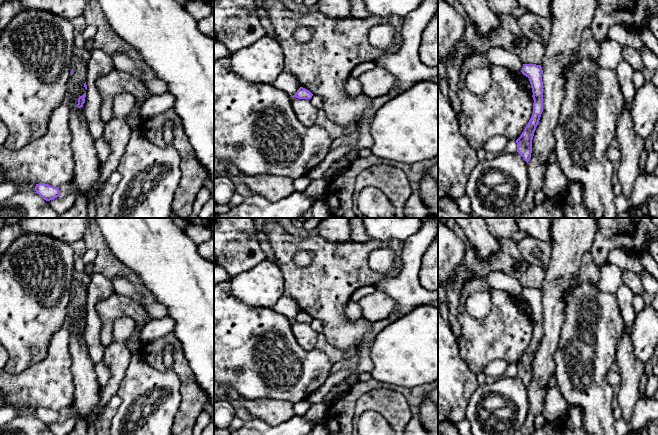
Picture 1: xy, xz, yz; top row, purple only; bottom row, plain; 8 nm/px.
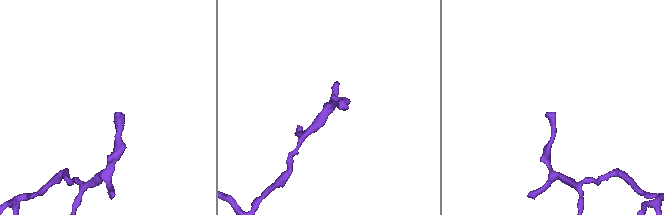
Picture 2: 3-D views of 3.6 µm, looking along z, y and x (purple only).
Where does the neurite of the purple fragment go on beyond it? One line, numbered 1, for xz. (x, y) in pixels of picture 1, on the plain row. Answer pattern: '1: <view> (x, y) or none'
1: none

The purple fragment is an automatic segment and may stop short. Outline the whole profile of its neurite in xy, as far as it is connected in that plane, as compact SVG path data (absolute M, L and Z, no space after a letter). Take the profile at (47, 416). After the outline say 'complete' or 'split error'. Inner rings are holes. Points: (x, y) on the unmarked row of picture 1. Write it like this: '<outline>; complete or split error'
M45 407L36 408L35 415L46 425L53 424L60 420L59 411L54 411Z; complete

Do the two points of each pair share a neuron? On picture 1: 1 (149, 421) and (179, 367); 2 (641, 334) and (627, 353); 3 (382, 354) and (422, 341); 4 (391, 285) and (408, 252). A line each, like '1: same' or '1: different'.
1: different
2: different
3: same
4: same

